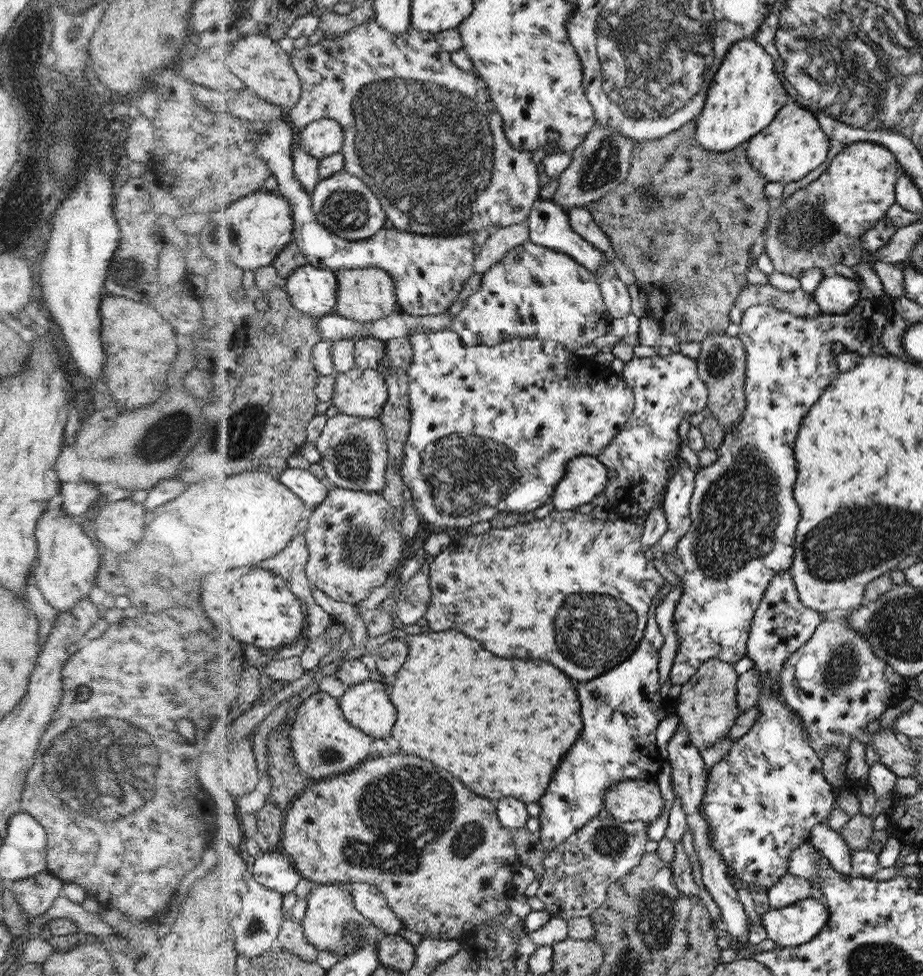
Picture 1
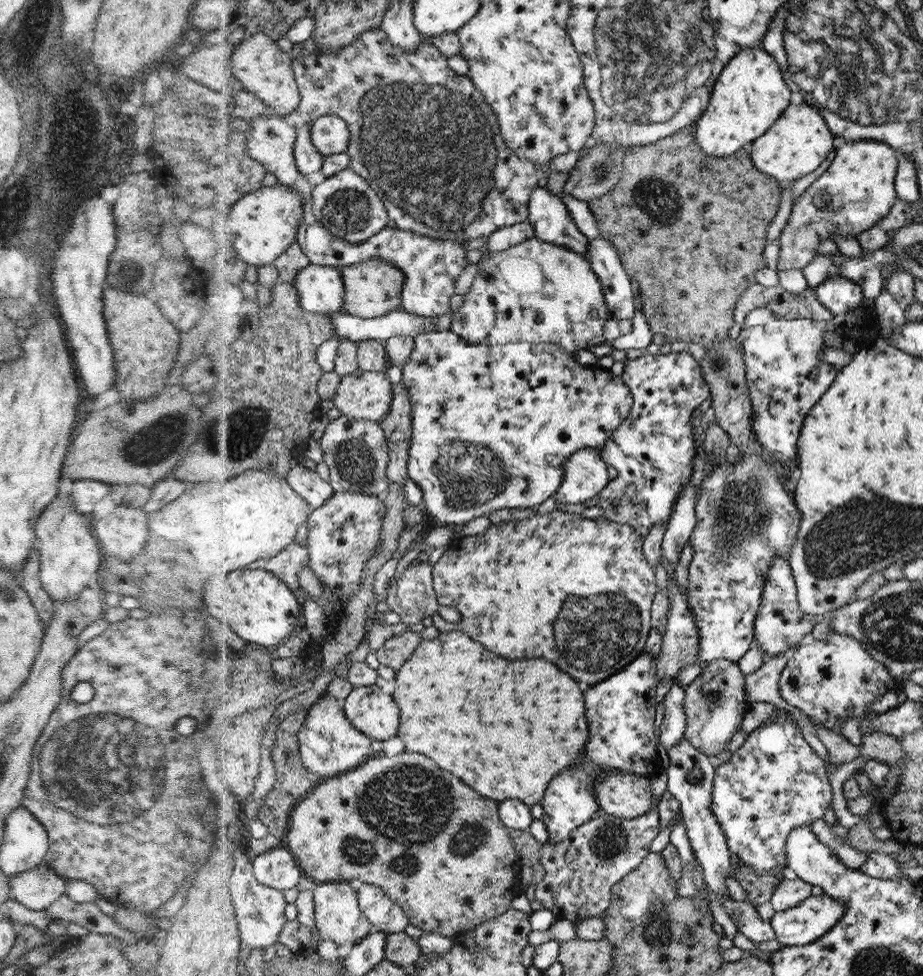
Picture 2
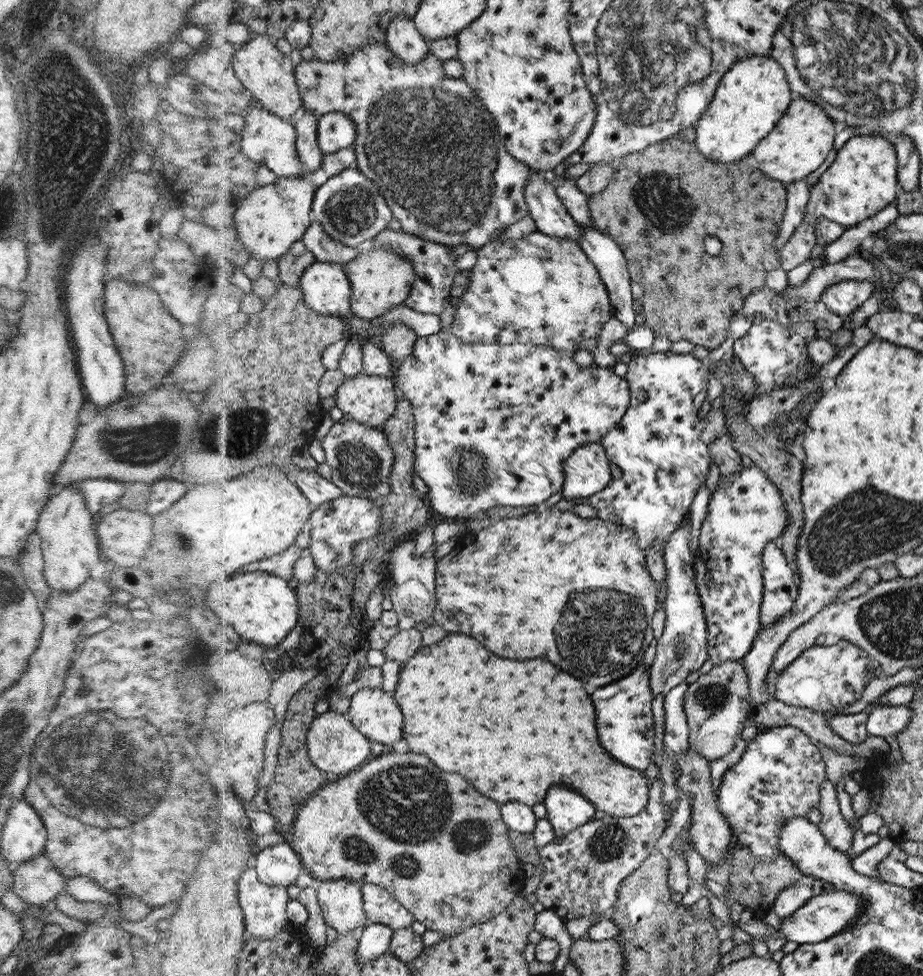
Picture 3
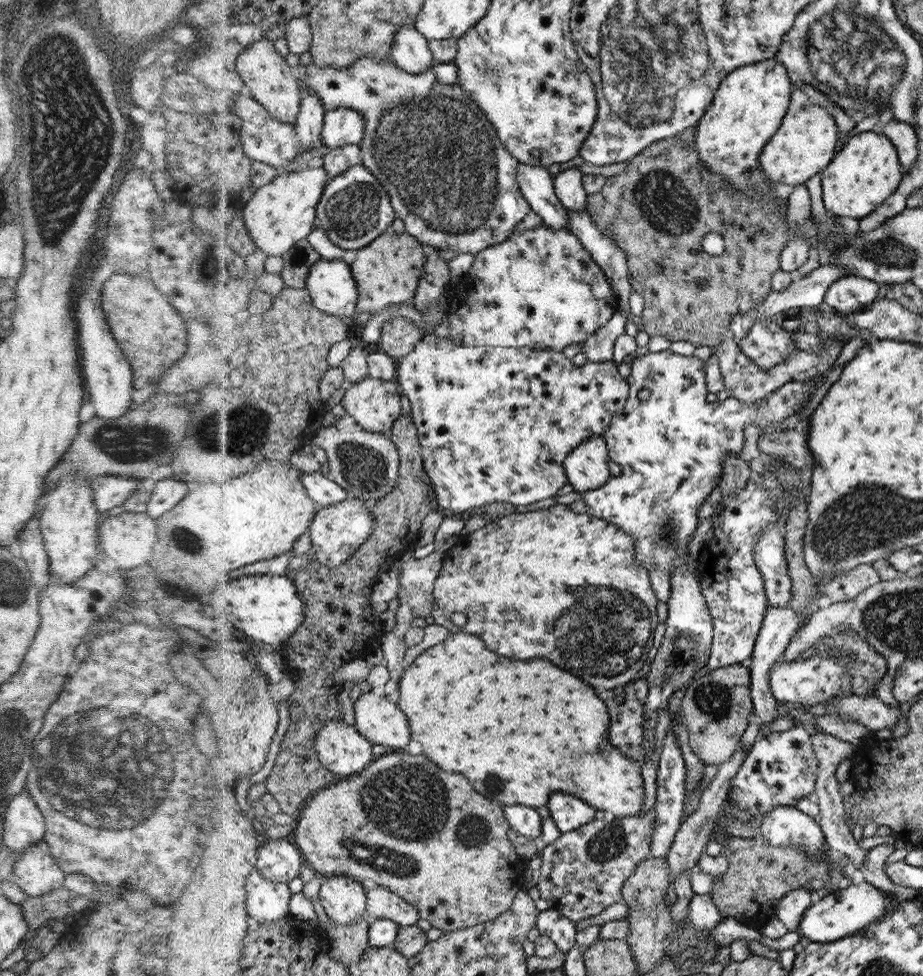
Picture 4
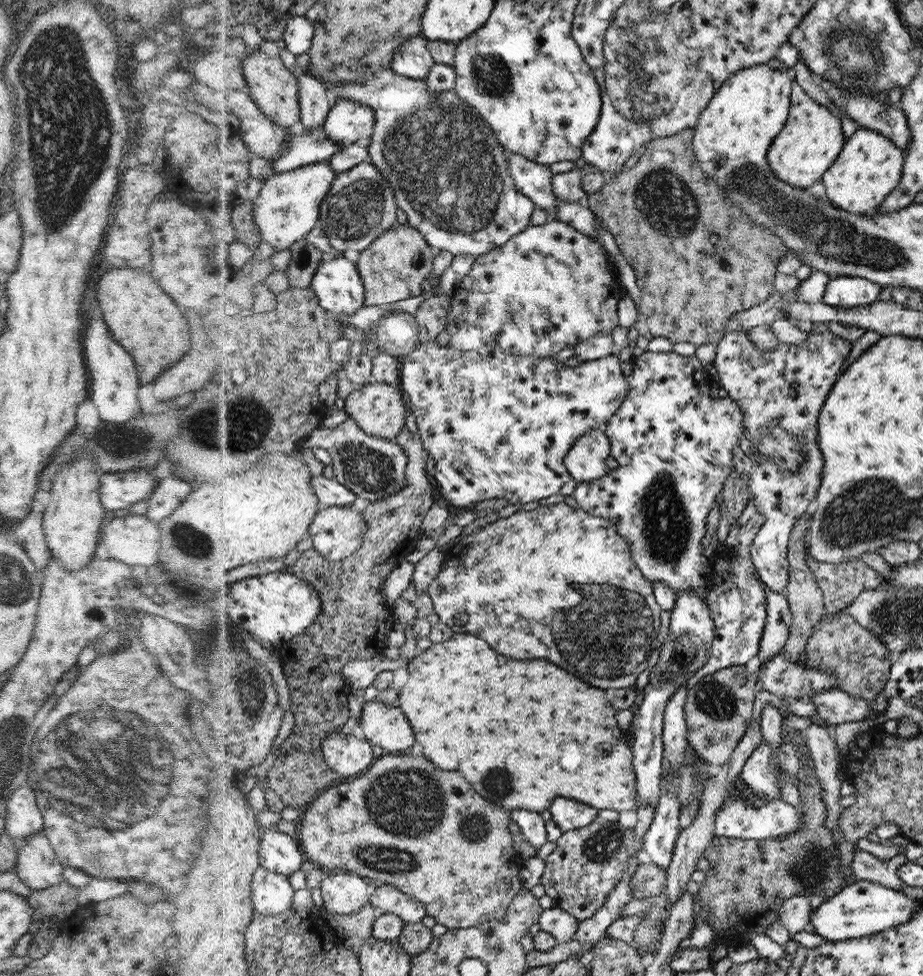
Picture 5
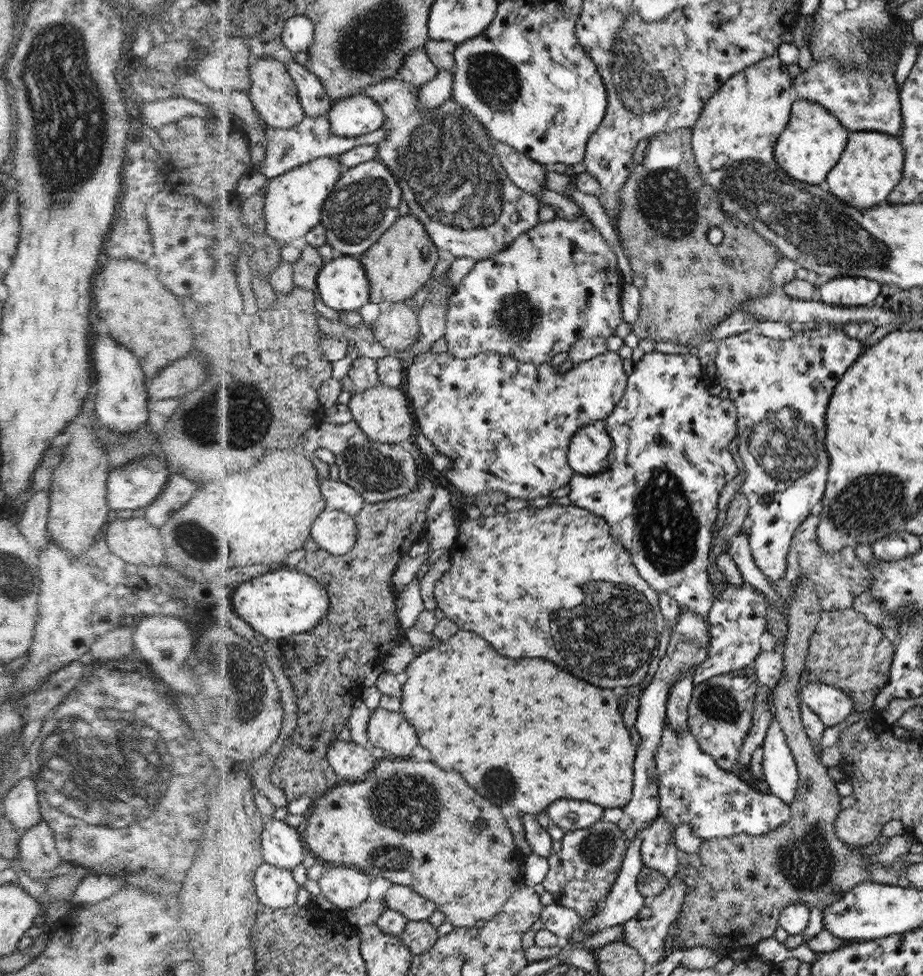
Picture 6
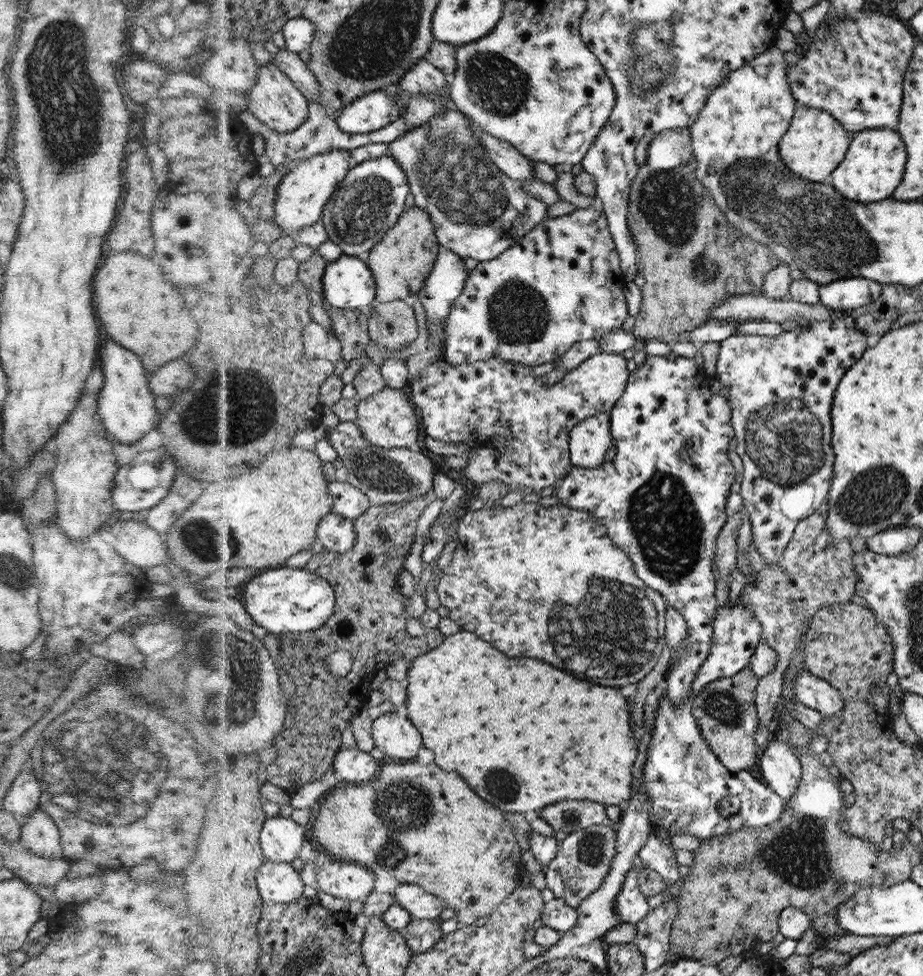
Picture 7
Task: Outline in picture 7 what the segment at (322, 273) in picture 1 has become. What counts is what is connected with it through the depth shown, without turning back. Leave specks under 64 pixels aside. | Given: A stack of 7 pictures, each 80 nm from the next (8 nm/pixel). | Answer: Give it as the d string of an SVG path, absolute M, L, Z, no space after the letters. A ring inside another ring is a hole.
M346 254L335 262L329 262L326 276L324 276L324 290L327 301L338 309L367 309L378 296L376 275L366 257Z

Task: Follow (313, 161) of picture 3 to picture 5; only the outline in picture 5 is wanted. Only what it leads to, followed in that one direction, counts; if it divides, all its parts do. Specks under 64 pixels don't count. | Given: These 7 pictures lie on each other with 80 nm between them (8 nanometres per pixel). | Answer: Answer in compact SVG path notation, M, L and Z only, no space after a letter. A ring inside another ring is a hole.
M295 68L301 80L302 124L307 130L316 130L327 123L332 102L328 98L326 83L304 69Z

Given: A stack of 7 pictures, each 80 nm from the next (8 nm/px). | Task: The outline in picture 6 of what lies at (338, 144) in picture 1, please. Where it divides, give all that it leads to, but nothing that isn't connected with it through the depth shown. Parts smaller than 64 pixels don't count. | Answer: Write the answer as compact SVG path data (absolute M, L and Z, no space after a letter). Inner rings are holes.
M366 94L340 99L329 114L332 130L338 136L361 137L380 130L389 120L377 98Z

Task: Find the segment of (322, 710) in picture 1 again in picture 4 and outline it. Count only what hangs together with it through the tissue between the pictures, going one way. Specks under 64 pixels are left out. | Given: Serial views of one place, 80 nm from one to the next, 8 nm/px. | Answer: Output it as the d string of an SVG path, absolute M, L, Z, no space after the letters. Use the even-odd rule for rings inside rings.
M330 720L321 731L316 731L318 736L316 749L320 753L321 761L335 774L349 777L357 775L368 769L377 758L374 756L374 743L361 734L356 726L352 726L344 720Z

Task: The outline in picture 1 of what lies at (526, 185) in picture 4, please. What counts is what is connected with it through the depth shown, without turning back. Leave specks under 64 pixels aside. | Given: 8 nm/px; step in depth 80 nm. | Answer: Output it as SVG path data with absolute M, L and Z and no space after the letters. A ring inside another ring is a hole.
M538 199L536 205L530 210L526 224L530 230L530 241L532 243L537 243L540 246L545 246L562 254L568 254L572 259L582 264L582 267L586 267L594 276L597 276L600 267L606 265L607 255L590 244L590 242L586 242L582 236L572 231L568 214L558 203L554 203L554 200Z

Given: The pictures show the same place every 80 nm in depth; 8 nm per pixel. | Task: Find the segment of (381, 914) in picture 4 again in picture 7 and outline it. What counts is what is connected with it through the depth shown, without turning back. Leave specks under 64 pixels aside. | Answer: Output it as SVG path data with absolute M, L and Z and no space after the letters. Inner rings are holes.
M403 883L394 891L397 904L407 908L414 919L438 920L438 916L449 907L443 898L432 894L421 884Z

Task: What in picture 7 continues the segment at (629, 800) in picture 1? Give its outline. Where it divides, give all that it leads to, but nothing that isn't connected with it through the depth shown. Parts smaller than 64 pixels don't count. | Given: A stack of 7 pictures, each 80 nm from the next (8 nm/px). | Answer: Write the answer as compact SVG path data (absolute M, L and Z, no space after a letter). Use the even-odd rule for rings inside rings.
M460 630L447 638L446 644L432 650L430 654L418 658L408 670L408 688L410 688L410 700L408 700L410 716L408 718L412 718L412 722L422 730L422 734L426 738L426 746L436 752L434 762L444 770L459 772L473 787L473 790L486 799L486 802L493 802L494 807L507 812L527 814L528 811L534 811L538 813L546 806L565 800L587 800L597 802L605 807L609 804L618 807L620 804L624 804L624 800L630 798L632 766L636 760L636 744L634 744L634 736L632 736L632 730L628 724L626 698L620 696L620 692L616 688L604 688L604 686L594 686L594 684L576 680L542 660L508 658L500 650L492 648L490 642L484 642L482 638L478 638L474 632Z

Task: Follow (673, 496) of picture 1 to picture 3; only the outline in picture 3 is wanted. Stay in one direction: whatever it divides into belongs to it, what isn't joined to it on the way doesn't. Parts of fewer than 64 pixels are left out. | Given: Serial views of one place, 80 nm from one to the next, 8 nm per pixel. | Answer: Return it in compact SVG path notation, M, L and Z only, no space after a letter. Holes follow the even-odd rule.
M690 517L667 538L663 559L665 560L665 584L667 585L665 599L665 627L662 636L657 640L657 651L650 670L650 686L654 696L666 696L672 688L686 683L686 678L692 671L703 671L709 664L708 631L703 615L702 603L696 583L694 582L695 555L688 549L692 532Z

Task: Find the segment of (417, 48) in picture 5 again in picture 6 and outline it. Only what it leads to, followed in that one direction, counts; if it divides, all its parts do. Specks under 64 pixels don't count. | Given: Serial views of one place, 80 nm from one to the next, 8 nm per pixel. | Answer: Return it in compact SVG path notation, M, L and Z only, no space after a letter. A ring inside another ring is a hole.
M420 49L409 54L401 68L400 78L422 88L438 76L440 69L427 49Z

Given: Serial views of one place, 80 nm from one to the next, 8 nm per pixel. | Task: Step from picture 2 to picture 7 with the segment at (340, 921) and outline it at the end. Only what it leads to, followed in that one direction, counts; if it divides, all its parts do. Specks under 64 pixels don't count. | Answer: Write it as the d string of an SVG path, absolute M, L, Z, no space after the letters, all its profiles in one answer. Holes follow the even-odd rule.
M332 858L317 873L318 889L346 900L366 900L376 886L376 873L370 868Z

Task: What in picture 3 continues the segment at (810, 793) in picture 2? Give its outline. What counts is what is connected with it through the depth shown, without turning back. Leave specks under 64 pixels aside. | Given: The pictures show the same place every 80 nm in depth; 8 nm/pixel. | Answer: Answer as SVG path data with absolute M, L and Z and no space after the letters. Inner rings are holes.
M767 727L747 742L746 751L737 763L726 769L721 777L721 785L717 792L718 811L726 819L730 830L738 838L738 843L747 846L758 859L770 862L781 852L779 832L784 821L794 817L806 817L810 809L821 804L822 788L826 772L820 750L812 744L805 732L796 727L796 732L776 732L777 727Z

